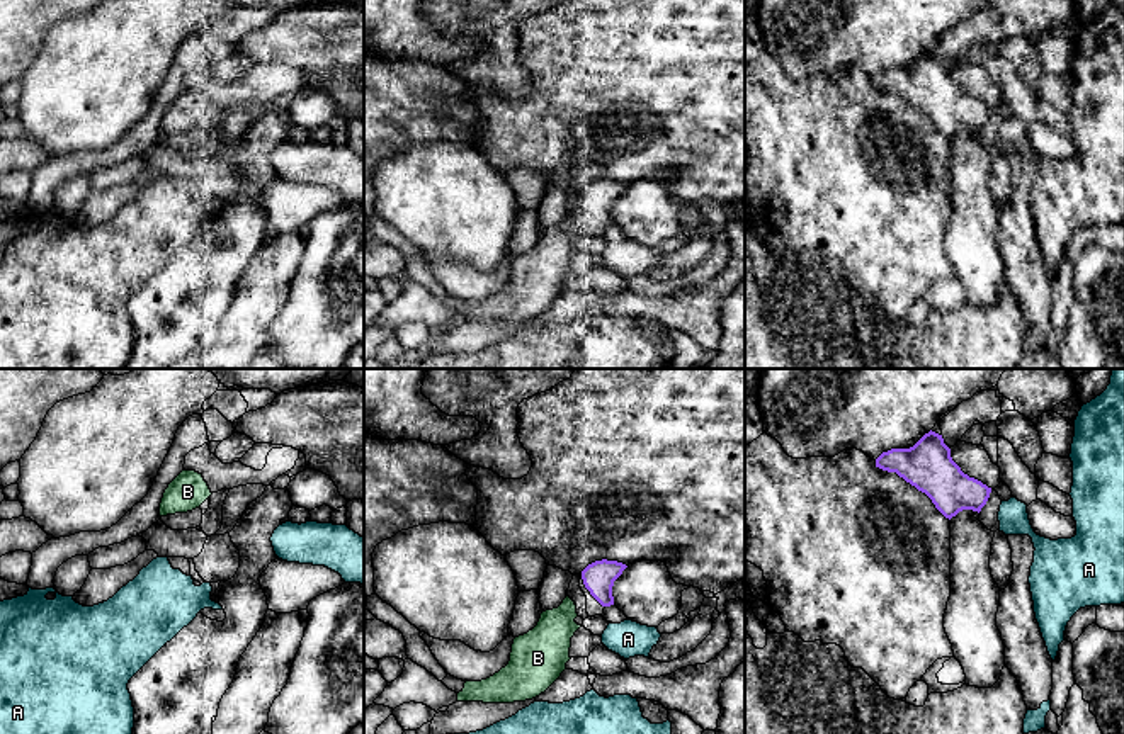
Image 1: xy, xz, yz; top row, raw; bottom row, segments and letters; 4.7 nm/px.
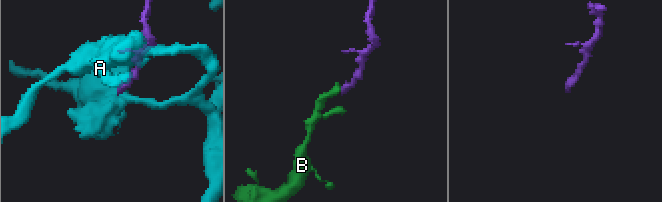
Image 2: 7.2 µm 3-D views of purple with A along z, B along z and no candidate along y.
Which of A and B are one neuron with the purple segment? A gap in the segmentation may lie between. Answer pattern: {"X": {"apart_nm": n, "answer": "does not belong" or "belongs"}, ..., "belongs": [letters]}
{"A": {"apart_nm": 70, "answer": "does not belong"}, "B": {"apart_nm": 90, "answer": "belongs"}, "belongs": ["B"]}

